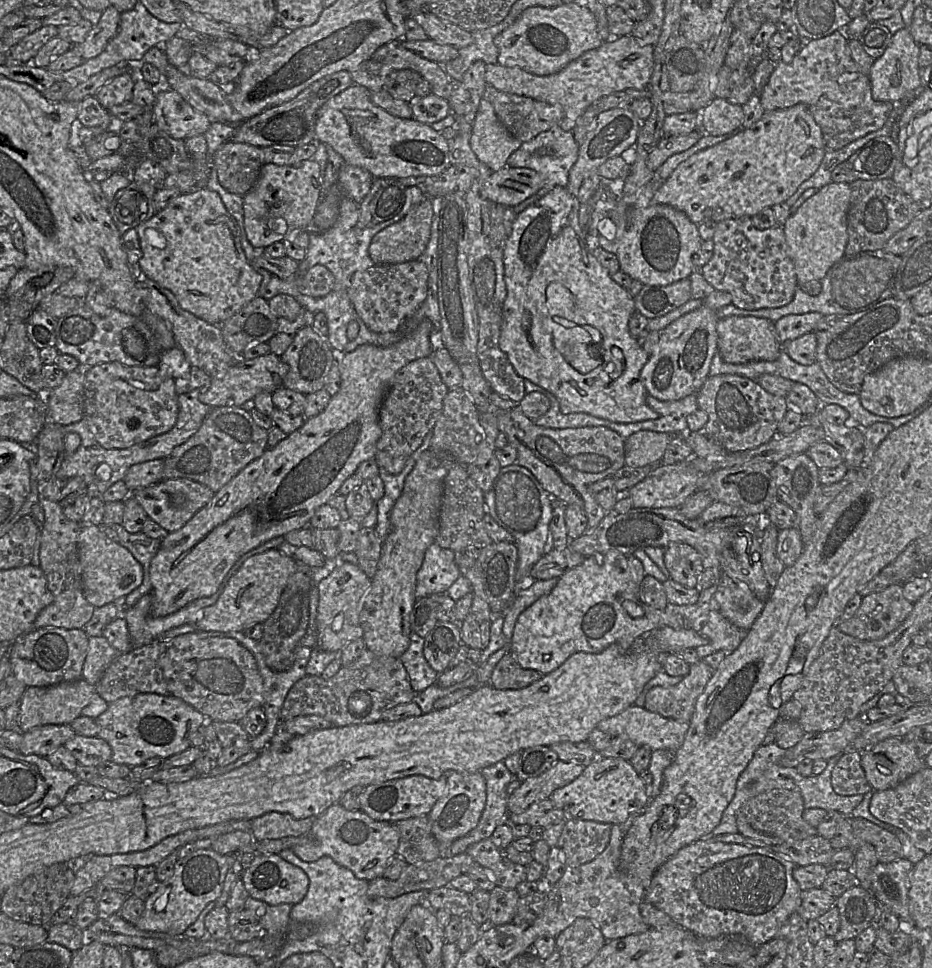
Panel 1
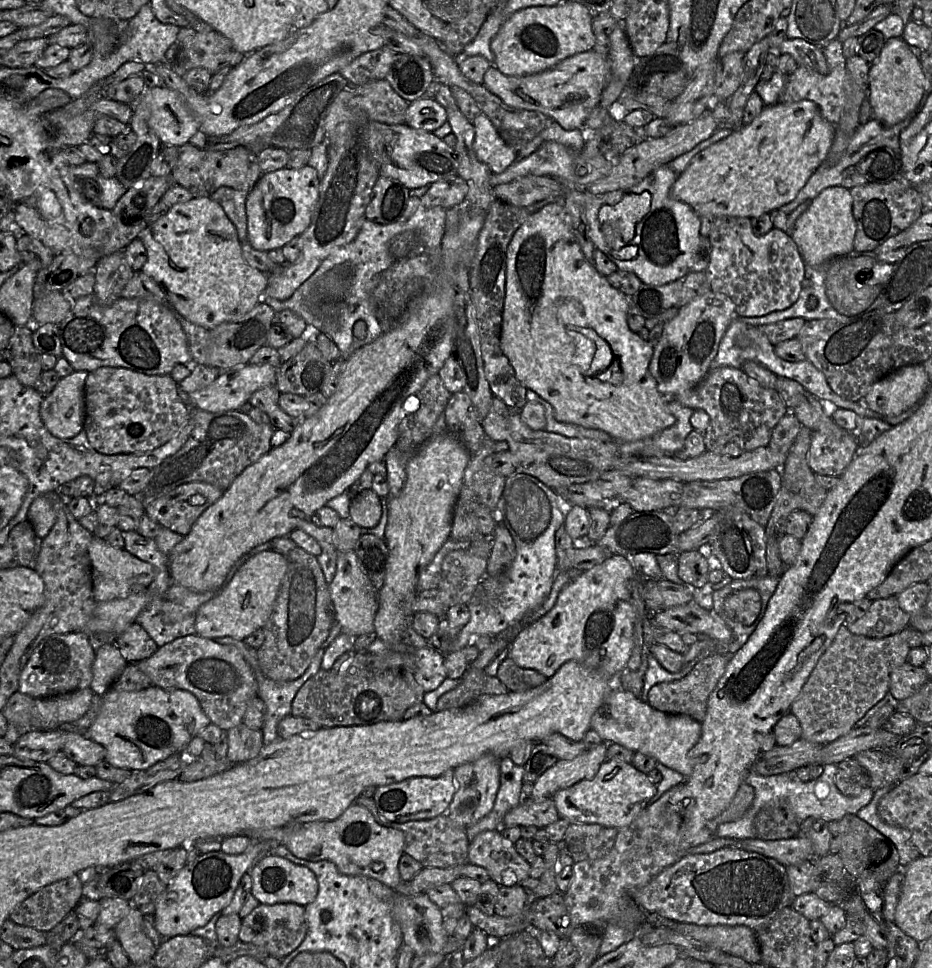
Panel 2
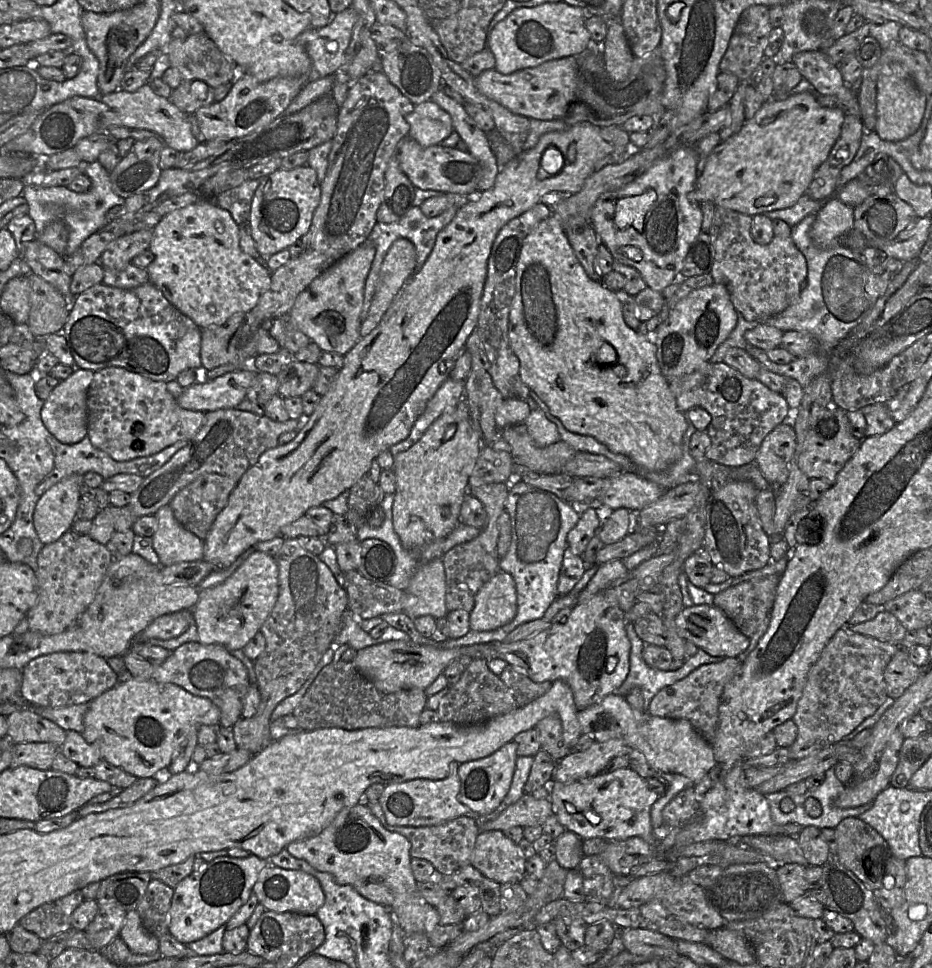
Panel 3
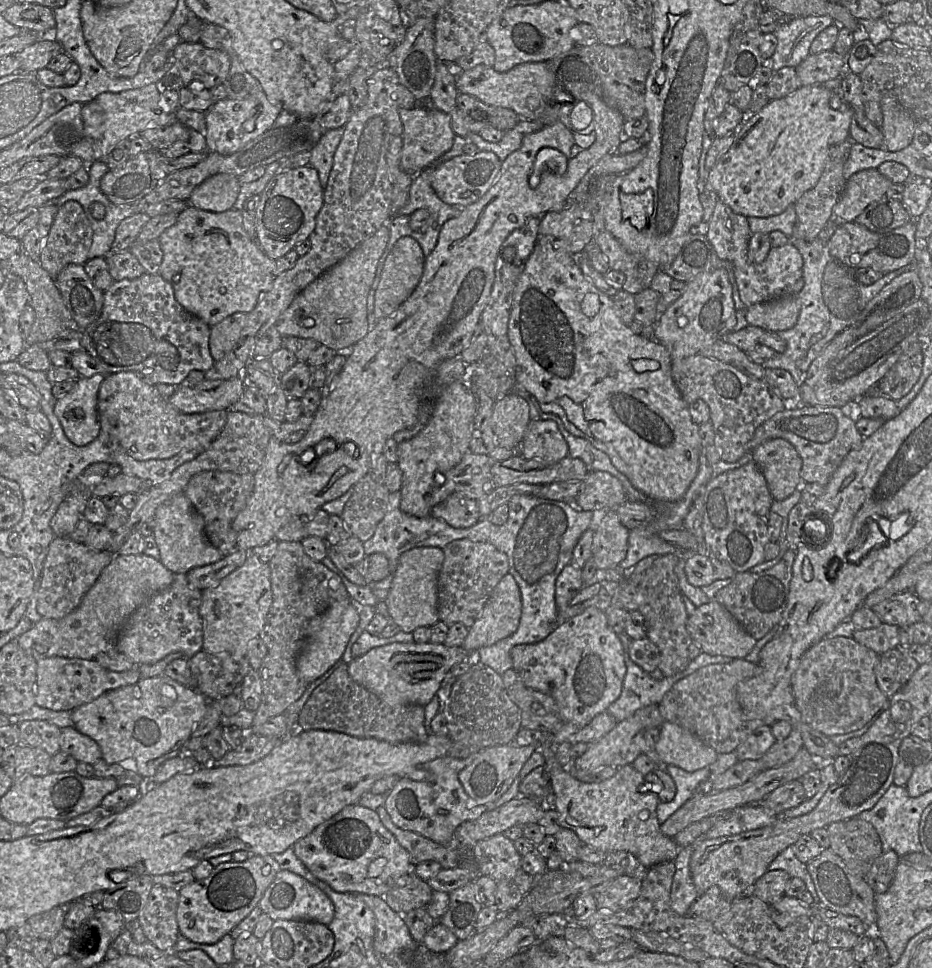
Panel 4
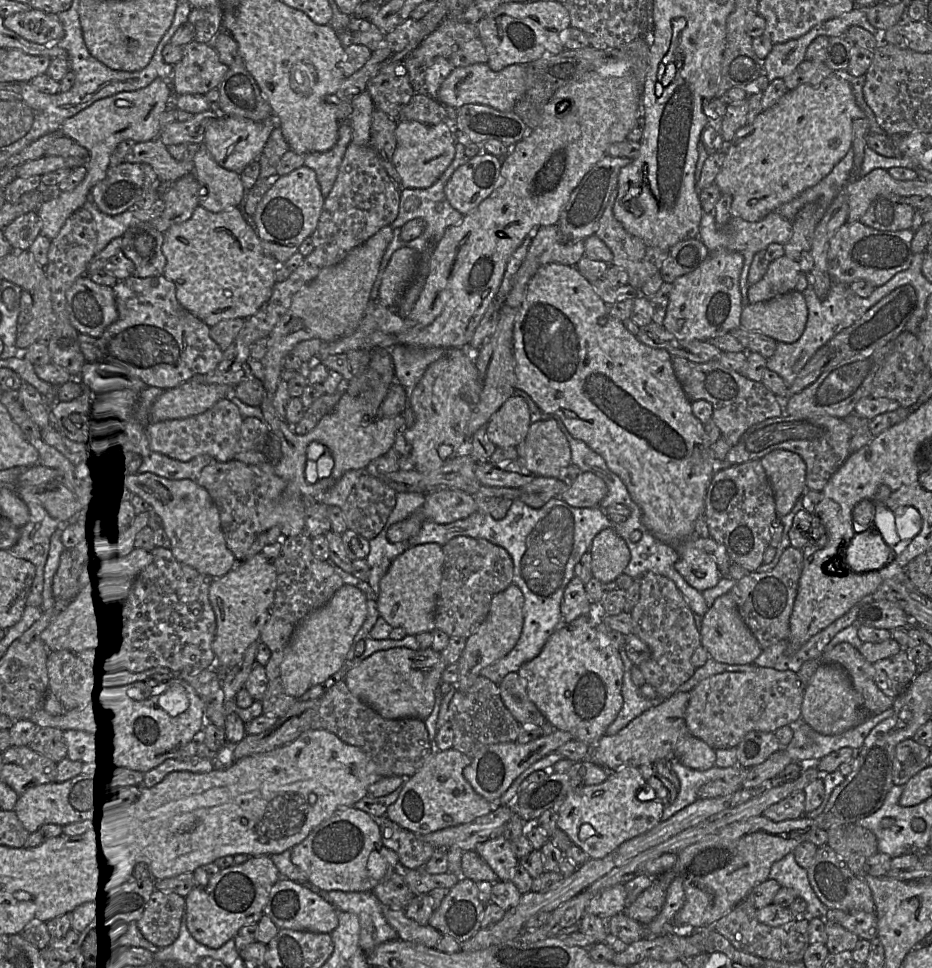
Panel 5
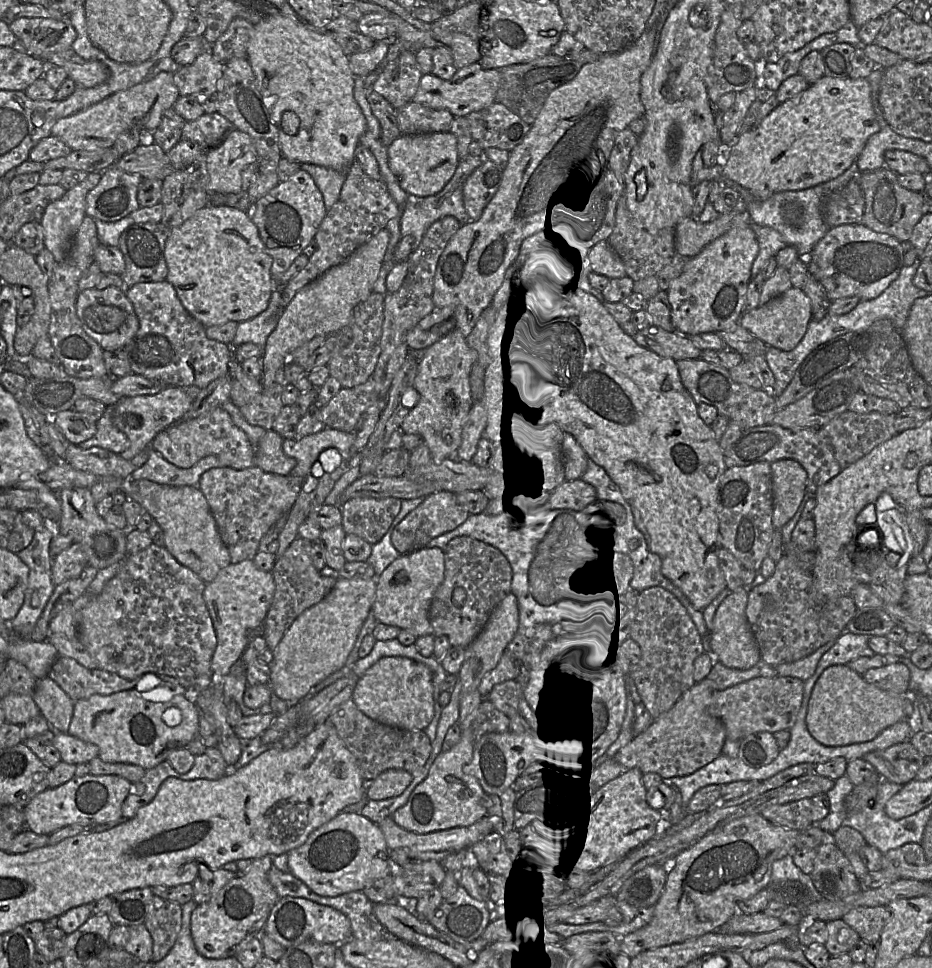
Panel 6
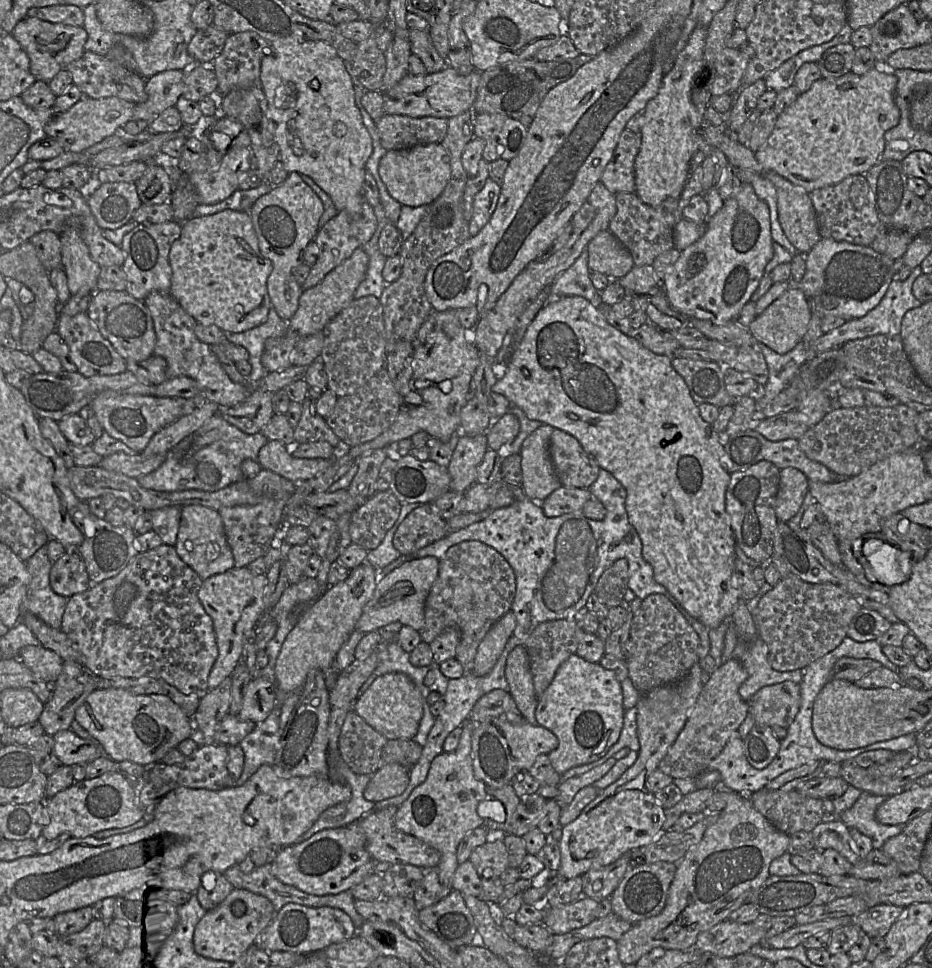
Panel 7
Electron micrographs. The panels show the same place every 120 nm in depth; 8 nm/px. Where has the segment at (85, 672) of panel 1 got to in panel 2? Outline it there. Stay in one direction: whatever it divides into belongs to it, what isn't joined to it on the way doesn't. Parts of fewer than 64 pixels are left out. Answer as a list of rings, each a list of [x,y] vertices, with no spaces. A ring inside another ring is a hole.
[[[113,642],[96,645],[95,660],[92,666],[93,678],[90,685],[97,695],[108,692],[112,683],[120,676],[128,662]]]

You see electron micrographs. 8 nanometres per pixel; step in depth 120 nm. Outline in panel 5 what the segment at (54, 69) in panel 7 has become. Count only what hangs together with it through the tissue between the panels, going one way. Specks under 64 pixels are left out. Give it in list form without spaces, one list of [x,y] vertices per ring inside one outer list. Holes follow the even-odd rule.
[[[36,8],[12,14],[4,18],[3,23],[7,29],[38,44],[56,43],[64,35],[57,14],[48,14]]]

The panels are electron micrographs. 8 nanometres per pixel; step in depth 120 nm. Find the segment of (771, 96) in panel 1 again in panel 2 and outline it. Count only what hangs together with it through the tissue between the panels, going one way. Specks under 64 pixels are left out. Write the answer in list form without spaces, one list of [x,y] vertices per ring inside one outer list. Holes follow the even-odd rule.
[[[837,38],[830,41],[822,51],[825,55],[829,72],[823,75],[809,68],[798,66],[798,68],[787,77],[786,84],[777,103],[810,100],[818,105],[823,118],[836,126],[845,106],[844,80],[847,74],[847,58],[843,54],[843,42]]]

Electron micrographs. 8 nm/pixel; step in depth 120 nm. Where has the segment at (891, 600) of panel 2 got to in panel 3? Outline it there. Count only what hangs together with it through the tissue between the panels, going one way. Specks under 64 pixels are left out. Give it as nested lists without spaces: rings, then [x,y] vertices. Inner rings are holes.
[[[882,609],[872,620],[848,625],[850,631],[876,638],[882,642],[900,645],[907,629],[890,612]]]

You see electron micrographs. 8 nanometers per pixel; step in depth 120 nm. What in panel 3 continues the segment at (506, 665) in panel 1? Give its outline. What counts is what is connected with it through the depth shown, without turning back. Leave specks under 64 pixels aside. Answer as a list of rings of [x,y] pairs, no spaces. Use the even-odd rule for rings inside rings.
[[[507,665],[499,677],[512,694],[518,707],[524,707],[541,697],[551,687],[551,682],[536,683],[525,672],[511,665]]]

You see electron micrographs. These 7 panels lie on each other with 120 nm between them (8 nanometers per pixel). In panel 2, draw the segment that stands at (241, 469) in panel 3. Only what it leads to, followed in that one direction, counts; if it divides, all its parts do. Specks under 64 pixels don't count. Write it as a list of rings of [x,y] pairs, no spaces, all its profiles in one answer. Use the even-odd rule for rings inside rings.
[[[193,409],[192,418],[194,429],[187,442],[175,454],[151,469],[147,486],[137,495],[145,507],[160,496],[186,483],[206,482],[225,491],[249,465],[272,448],[271,437],[275,428],[271,423],[256,423],[248,413],[240,410],[210,413]]]

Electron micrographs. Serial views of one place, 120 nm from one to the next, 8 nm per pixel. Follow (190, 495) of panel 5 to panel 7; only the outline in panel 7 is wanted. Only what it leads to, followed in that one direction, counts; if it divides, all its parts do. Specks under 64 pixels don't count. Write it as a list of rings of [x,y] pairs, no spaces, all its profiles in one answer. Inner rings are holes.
[[[200,505],[181,507],[180,526],[174,547],[181,560],[203,581],[234,567],[234,557],[226,539],[222,518],[212,508]]]

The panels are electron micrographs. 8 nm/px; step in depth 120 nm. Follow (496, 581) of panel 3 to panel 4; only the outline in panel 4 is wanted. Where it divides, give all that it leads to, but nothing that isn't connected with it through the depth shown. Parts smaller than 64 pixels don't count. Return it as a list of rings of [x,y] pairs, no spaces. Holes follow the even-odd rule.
[[[508,572],[494,587],[480,614],[468,628],[462,647],[473,653],[512,635],[519,625],[520,616],[520,590]]]

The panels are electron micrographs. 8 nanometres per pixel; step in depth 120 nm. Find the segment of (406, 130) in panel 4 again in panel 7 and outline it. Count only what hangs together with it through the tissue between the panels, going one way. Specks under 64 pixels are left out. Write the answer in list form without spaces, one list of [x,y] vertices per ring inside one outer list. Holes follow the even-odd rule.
[[[442,143],[416,145],[402,150],[389,150],[381,158],[379,174],[390,195],[402,205],[429,205],[444,191],[451,177],[450,154]]]

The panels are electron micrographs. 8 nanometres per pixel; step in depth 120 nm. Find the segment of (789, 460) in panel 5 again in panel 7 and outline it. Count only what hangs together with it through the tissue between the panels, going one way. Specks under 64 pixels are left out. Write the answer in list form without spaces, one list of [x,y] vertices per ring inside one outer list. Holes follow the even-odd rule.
[[[792,467],[780,469],[775,514],[779,522],[787,522],[800,509],[808,492],[808,478],[800,470]]]

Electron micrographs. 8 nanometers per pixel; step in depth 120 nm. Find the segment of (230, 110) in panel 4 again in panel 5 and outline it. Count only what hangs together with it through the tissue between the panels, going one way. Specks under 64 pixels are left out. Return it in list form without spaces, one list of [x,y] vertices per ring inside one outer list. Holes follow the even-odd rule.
[[[220,115],[208,124],[203,144],[218,165],[240,174],[248,165],[257,161],[275,126],[277,126],[275,115],[258,122],[235,116]]]

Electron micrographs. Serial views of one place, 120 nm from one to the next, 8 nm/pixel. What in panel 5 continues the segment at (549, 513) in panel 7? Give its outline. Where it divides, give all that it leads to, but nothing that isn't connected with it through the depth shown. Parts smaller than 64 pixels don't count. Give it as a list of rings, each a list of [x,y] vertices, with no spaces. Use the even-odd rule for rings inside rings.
[[[581,472],[560,495],[570,506],[576,508],[593,508],[600,505],[608,493],[605,481],[591,472]]]

